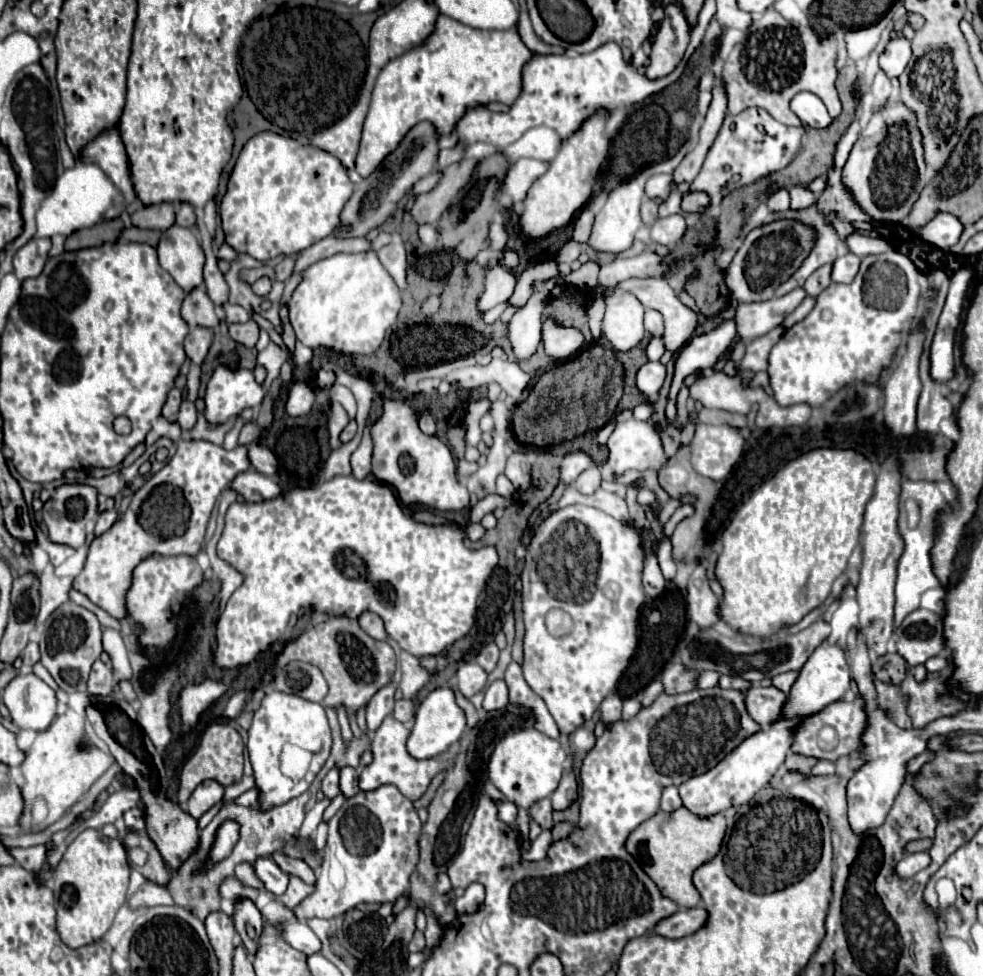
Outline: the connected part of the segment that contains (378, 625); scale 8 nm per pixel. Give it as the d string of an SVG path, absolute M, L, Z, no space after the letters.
M363 612L359 616L359 626L375 640L387 640L387 634L385 634L385 626L381 622L381 618L373 612Z

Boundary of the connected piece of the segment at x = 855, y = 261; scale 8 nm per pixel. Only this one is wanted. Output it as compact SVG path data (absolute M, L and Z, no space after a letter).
M845 254L845 256L837 258L833 262L831 280L839 282L839 284L849 284L855 278L857 270L859 270L859 262L861 262L861 258L857 258L855 254Z

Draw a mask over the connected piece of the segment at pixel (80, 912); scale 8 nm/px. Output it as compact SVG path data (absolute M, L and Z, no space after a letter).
M83 830L65 850L53 874L57 930L69 948L93 944L105 936L129 888L127 850L121 840L111 840L99 830Z

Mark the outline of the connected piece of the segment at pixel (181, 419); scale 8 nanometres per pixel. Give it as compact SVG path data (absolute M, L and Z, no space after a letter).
M183 400L181 404L181 410L179 410L179 416L177 416L177 422L181 426L181 430L191 430L197 422L197 410L195 410L195 404L189 402L189 400Z

